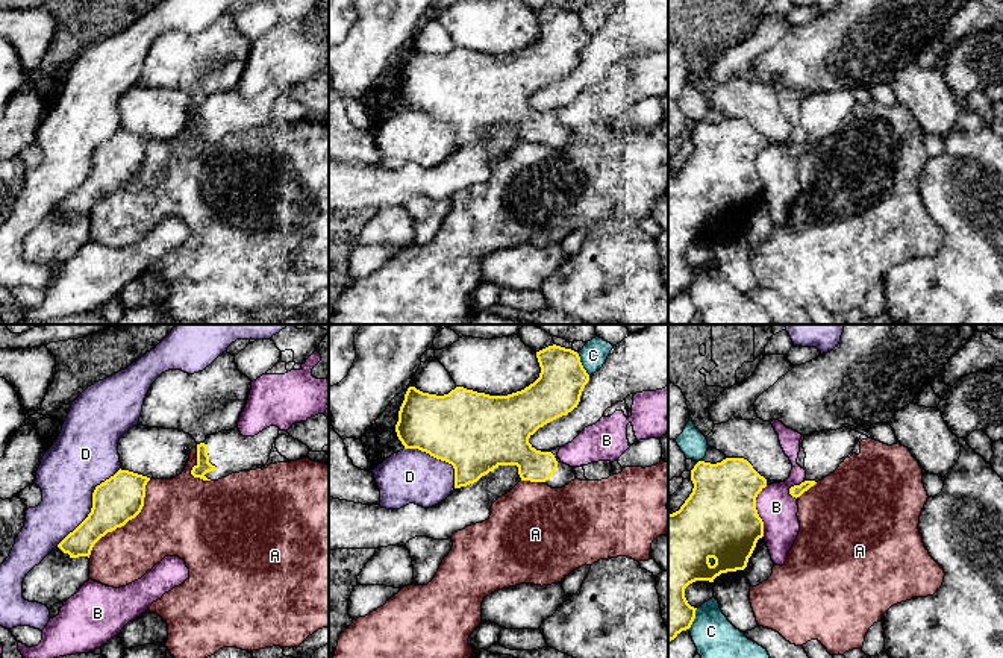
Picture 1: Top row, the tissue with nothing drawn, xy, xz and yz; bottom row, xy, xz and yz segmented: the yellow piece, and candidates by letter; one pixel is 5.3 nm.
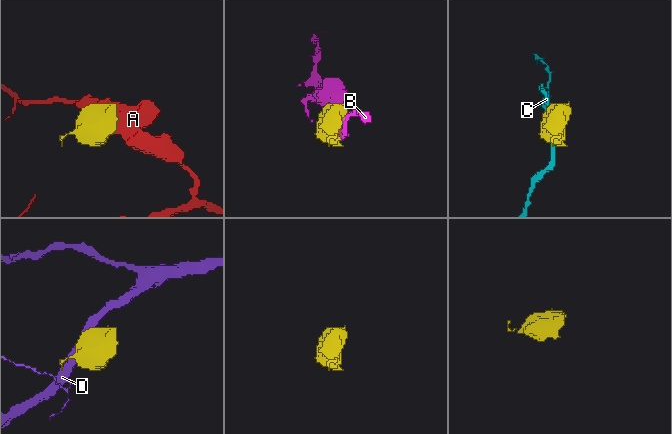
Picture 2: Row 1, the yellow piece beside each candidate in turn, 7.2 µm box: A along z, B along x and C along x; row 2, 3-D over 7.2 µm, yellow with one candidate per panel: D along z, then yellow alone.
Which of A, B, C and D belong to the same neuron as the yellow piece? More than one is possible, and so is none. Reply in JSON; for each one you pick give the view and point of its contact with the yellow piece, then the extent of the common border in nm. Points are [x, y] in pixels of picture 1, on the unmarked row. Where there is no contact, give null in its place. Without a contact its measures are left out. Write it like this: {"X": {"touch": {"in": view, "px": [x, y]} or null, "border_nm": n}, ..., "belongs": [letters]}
{"belongs": []}

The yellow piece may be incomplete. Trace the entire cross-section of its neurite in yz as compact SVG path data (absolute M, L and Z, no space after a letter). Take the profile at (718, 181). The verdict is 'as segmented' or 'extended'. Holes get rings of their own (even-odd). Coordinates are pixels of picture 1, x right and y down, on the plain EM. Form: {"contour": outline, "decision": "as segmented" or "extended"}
{"contour": "M747 120L698 121L691 130L691 141L689 158L679 171L668 174L668 302L689 290L695 279L697 268L688 264L685 249L695 241L714 243L721 233L744 230L764 197L756 158L767 147L767 139Z", "decision": "as segmented"}

